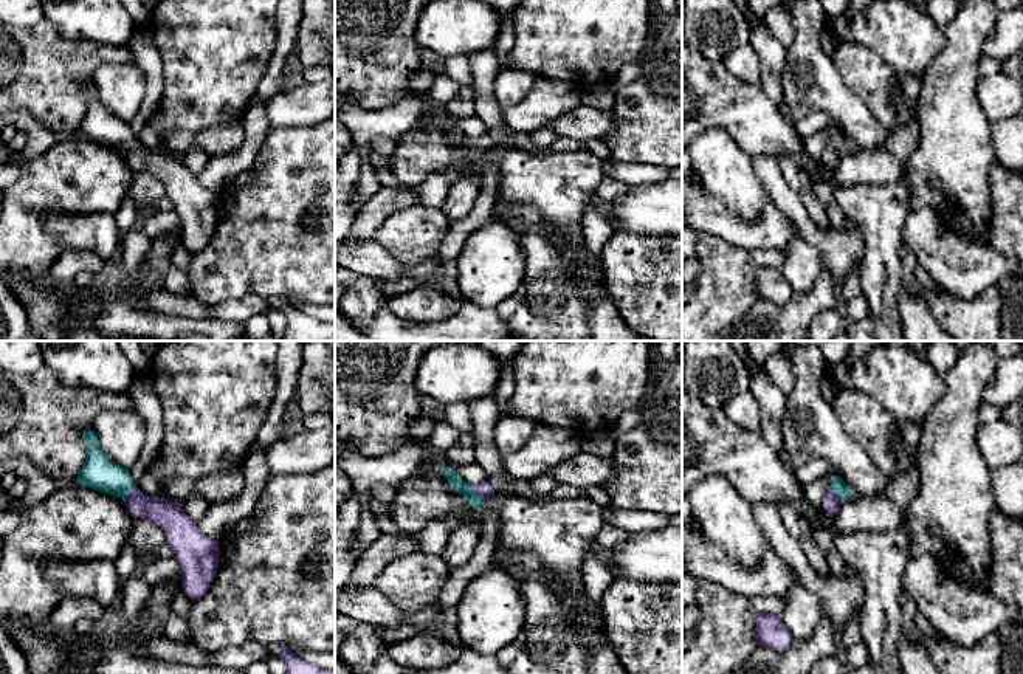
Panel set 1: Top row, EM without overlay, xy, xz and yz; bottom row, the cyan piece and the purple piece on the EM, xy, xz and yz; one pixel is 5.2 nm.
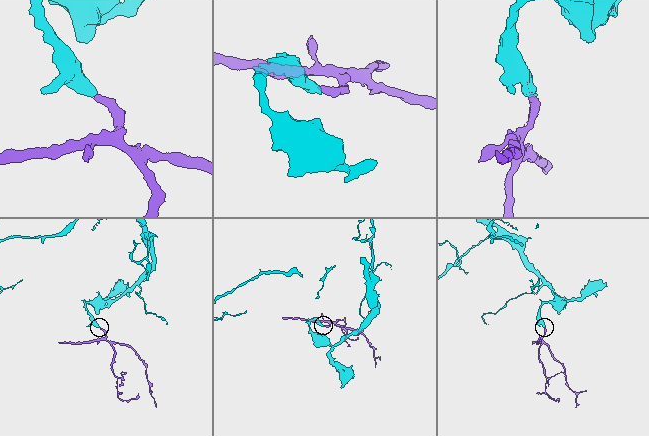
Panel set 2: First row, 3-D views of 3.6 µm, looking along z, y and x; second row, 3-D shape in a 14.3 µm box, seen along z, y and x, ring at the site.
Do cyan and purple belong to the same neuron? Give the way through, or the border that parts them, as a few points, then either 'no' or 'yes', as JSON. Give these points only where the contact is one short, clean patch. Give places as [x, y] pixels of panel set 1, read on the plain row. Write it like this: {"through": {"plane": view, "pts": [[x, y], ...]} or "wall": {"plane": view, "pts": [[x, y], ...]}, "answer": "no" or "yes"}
{"through": {"plane": "xz", "pts": [[456, 135], [470, 146], [478, 147], [484, 143]]}, "answer": "yes"}

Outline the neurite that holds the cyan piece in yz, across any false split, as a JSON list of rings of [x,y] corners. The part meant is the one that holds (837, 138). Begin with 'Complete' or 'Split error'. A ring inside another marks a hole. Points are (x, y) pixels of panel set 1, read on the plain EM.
Split error. [[[834,129],[823,152],[826,167],[832,170],[839,164],[840,155],[852,147],[854,144],[843,135],[843,132],[840,129]]]

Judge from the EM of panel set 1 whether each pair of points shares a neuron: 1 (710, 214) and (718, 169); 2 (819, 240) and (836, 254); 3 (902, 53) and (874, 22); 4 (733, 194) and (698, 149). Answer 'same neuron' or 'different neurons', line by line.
1: different neurons
2: same neuron
3: same neuron
4: same neuron

